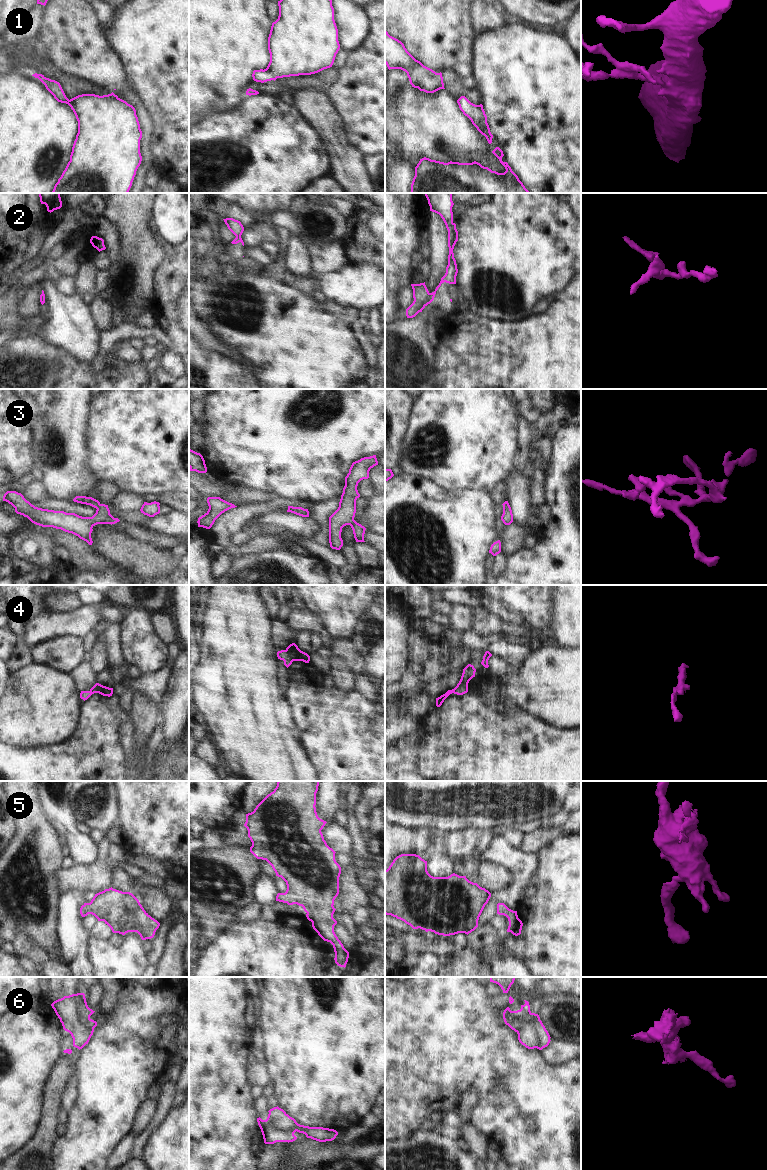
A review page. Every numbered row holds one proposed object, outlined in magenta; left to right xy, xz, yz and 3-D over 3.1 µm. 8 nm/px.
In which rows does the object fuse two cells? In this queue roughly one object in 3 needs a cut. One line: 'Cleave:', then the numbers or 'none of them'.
Cleave: 2.

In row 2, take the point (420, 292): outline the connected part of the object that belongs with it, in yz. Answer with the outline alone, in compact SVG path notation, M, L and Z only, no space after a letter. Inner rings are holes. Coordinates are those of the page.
M425 282L420 284L411 284L413 289L413 303L406 309L407 318L415 317L419 312L429 304L428 297L430 295Z

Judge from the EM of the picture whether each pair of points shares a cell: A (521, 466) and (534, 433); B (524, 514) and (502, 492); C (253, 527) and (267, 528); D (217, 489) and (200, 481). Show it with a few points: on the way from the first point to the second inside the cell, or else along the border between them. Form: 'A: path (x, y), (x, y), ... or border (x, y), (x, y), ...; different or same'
A: path (521, 458), (523, 443), (526, 440); same
B: border (504, 481), (508, 487), (507, 500); different
C: path (256, 528), (264, 528); same
D: path (213, 489), (208, 489), (204, 485); same

